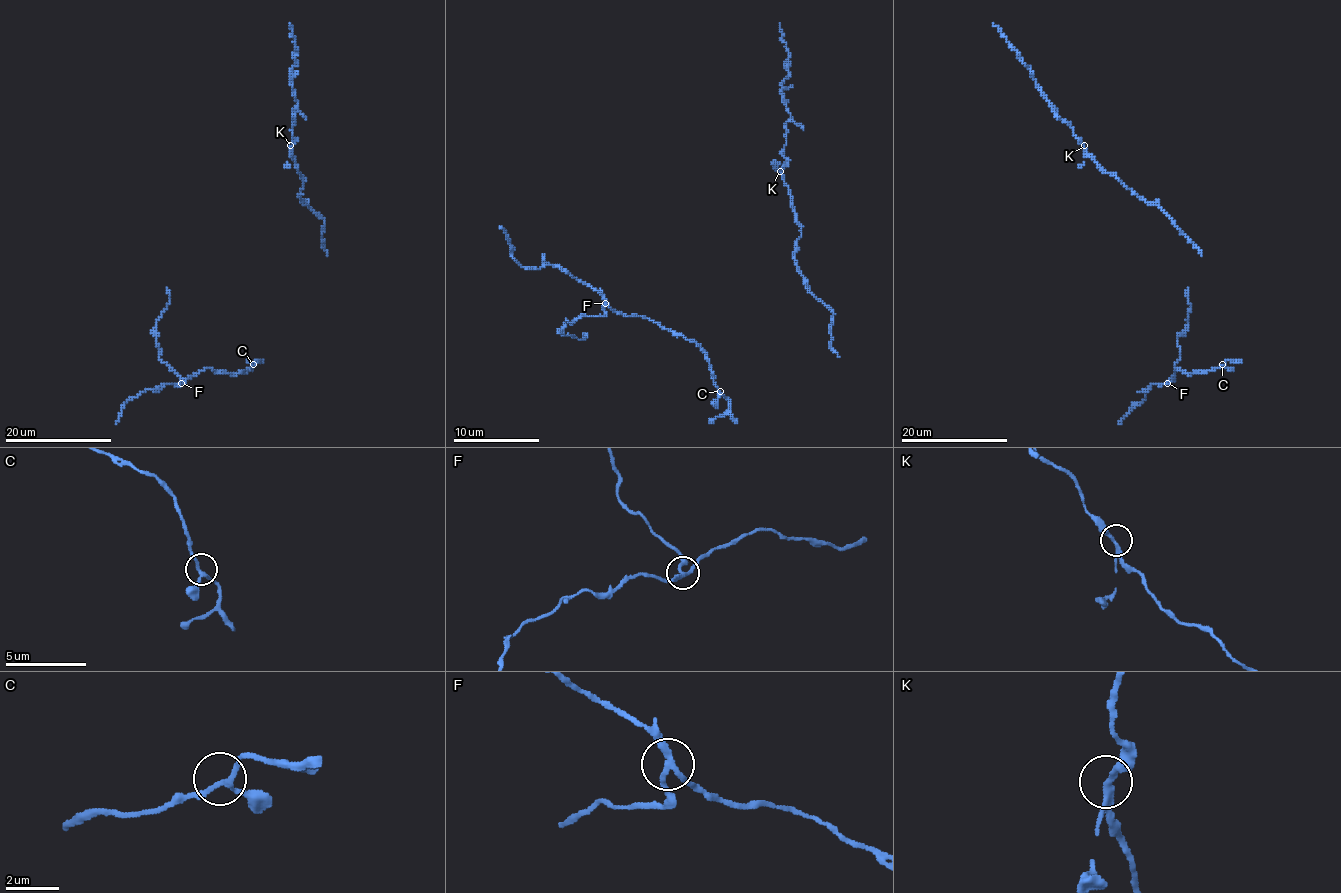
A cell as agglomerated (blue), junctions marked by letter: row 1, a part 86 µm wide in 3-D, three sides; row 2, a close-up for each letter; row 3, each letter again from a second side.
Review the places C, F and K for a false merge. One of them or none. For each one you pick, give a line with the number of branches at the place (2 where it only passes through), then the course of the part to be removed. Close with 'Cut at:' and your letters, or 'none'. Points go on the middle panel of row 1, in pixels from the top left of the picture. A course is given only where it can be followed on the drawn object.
F: Branches: 3. Course of the part to remove: (604, 303), (602, 316), (583, 316), (570, 322), (566, 320), (564, 335), (583, 340), (585, 335), (583, 337)
Cut at: F

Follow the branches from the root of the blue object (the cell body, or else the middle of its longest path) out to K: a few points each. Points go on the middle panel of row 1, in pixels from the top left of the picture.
K: (840, 357), (831, 346), (833, 314), (807, 288), (795, 258), (795, 241), (801, 235), (801, 226), (780, 171)

